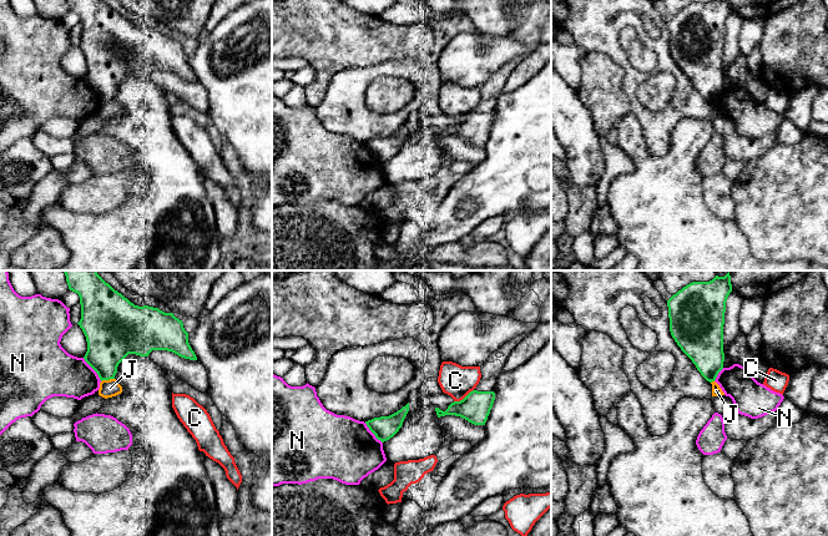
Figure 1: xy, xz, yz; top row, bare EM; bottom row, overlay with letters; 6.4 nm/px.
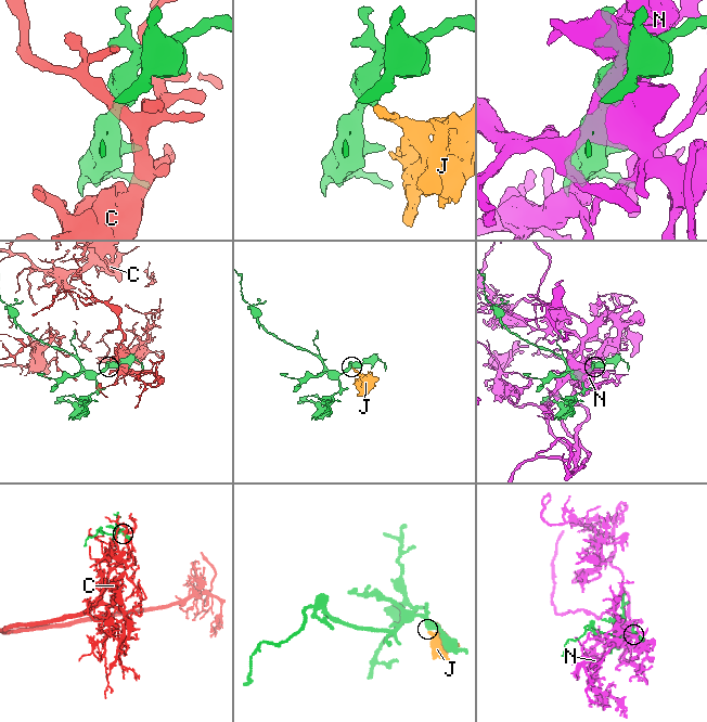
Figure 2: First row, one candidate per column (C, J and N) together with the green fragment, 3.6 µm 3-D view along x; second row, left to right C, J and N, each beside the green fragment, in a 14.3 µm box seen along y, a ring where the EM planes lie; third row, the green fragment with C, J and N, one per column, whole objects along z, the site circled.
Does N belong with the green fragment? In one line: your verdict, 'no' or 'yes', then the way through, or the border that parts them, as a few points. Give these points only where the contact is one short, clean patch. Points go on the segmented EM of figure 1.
no

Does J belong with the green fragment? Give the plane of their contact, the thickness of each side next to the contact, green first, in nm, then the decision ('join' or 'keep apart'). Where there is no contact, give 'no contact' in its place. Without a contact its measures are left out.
xy | 300/110 nm | keep apart

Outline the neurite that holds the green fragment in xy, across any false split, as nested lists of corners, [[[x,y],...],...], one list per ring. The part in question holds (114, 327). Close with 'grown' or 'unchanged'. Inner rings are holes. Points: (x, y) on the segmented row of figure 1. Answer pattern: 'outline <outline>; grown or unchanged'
outline [[[97,270],[62,272],[66,275],[69,289],[80,297],[81,319],[77,324],[87,342],[84,359],[97,373],[101,381],[115,379],[118,364],[128,354],[148,357],[152,350],[167,350],[181,358],[197,360],[188,343],[188,333],[185,330],[182,320],[173,313],[165,313],[148,305],[135,305],[106,283]]]; unchanged

